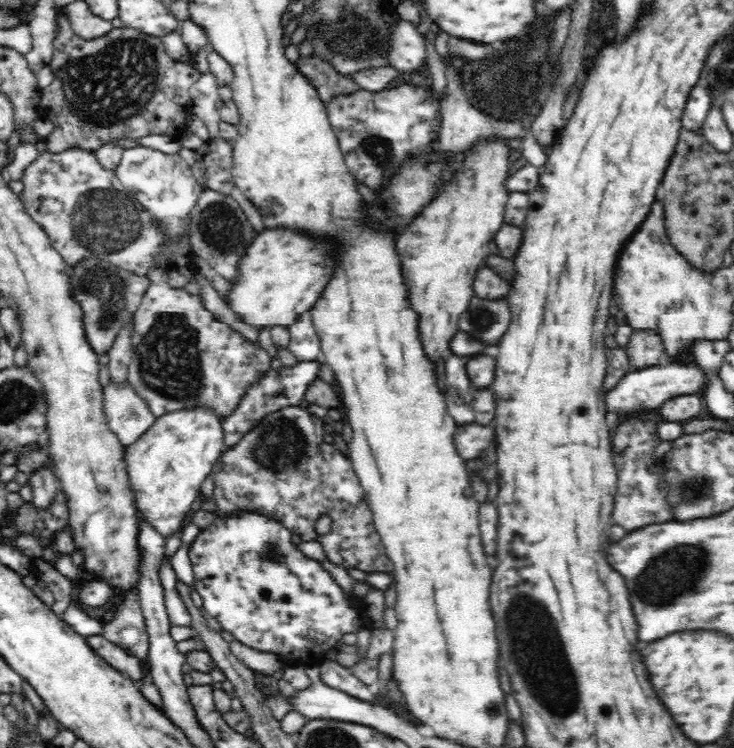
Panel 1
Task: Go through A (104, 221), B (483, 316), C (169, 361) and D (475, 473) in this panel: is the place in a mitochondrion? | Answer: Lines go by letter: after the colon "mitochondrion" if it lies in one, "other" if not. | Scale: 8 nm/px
A: mitochondrion
B: mitochondrion
C: mitochondrion
D: other

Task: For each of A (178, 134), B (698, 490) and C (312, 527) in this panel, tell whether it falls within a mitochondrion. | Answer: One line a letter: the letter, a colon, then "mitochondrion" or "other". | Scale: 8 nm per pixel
A: other
B: mitochondrion
C: other

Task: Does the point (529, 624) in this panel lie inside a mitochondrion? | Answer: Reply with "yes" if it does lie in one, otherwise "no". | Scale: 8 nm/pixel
yes

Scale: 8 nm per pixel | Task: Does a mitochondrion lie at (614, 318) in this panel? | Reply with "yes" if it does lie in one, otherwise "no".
no

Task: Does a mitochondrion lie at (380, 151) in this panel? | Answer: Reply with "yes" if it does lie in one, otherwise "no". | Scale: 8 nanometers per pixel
yes

